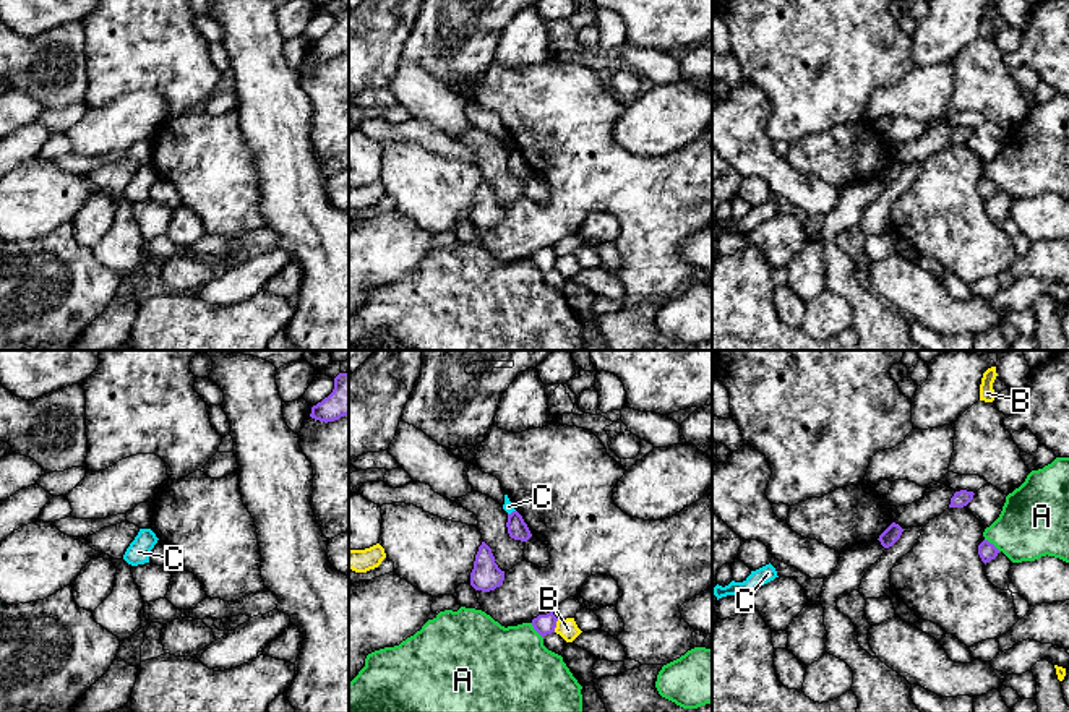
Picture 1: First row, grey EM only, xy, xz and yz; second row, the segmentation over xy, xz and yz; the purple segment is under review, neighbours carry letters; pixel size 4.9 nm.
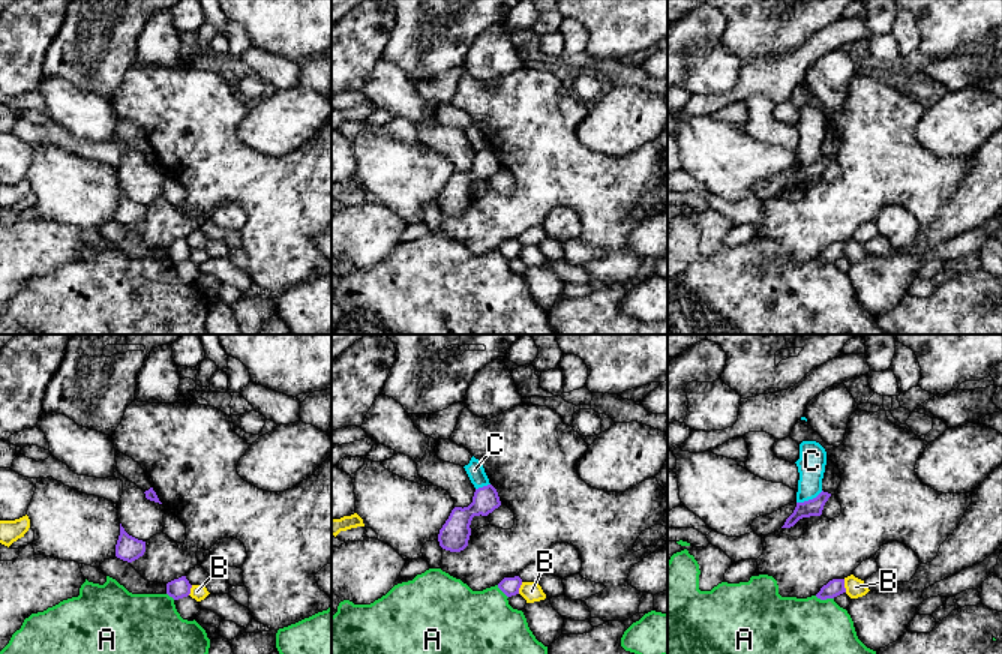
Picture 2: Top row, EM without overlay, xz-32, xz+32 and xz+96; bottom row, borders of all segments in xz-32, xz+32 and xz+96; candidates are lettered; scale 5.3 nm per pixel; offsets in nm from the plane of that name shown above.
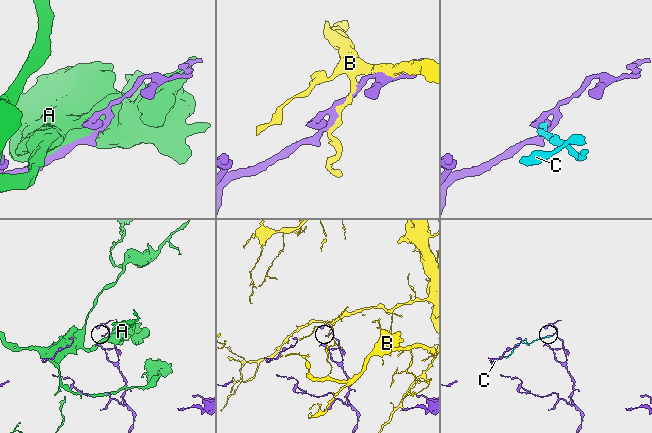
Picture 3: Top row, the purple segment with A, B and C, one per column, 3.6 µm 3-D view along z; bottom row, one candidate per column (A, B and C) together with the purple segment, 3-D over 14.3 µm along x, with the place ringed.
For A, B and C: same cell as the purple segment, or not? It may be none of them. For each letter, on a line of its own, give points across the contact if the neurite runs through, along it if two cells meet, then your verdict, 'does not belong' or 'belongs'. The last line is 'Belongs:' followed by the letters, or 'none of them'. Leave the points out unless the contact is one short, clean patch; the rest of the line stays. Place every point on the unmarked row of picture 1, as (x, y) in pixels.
A: does not belong
B: does not belong
C: border along xz (515, 146), (508, 151); does not belong
Belongs: none of them

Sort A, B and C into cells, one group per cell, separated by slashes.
A / B / C

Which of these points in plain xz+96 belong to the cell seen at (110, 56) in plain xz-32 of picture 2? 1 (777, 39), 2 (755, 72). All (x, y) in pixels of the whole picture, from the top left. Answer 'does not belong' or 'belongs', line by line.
1: belongs
2: does not belong

